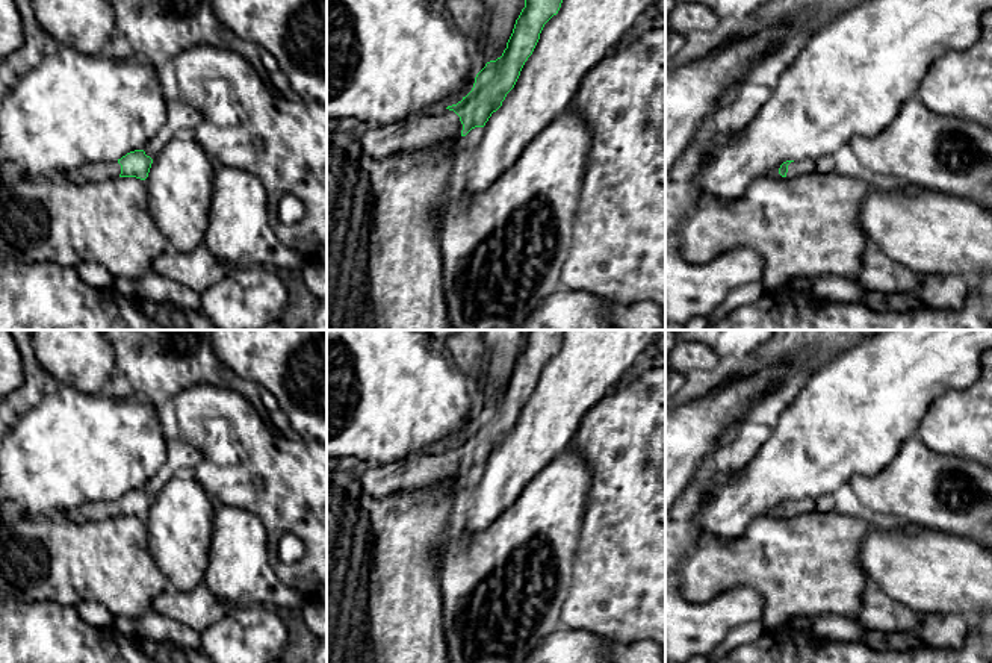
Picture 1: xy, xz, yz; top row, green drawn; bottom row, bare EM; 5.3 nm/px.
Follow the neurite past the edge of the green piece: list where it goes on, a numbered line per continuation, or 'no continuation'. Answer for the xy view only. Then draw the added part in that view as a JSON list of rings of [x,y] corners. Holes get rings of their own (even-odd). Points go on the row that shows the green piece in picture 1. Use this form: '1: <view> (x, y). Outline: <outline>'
1: xy (106, 170). Outline: [[[109,160],[101,163],[86,163],[71,173],[59,174],[56,179],[76,180],[76,182],[98,182],[104,179],[113,179],[121,174],[121,165],[118,160]]]

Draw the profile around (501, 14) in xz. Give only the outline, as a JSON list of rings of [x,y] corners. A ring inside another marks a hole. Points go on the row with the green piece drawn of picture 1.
[[[484,0],[487,18],[484,24],[484,42],[473,51],[475,68],[472,71],[473,83],[476,74],[487,62],[496,61],[507,48],[516,20],[525,8],[525,0]]]

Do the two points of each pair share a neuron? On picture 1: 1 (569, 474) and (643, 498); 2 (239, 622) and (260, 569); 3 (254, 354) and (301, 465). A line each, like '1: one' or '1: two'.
1: two
2: two
3: two

